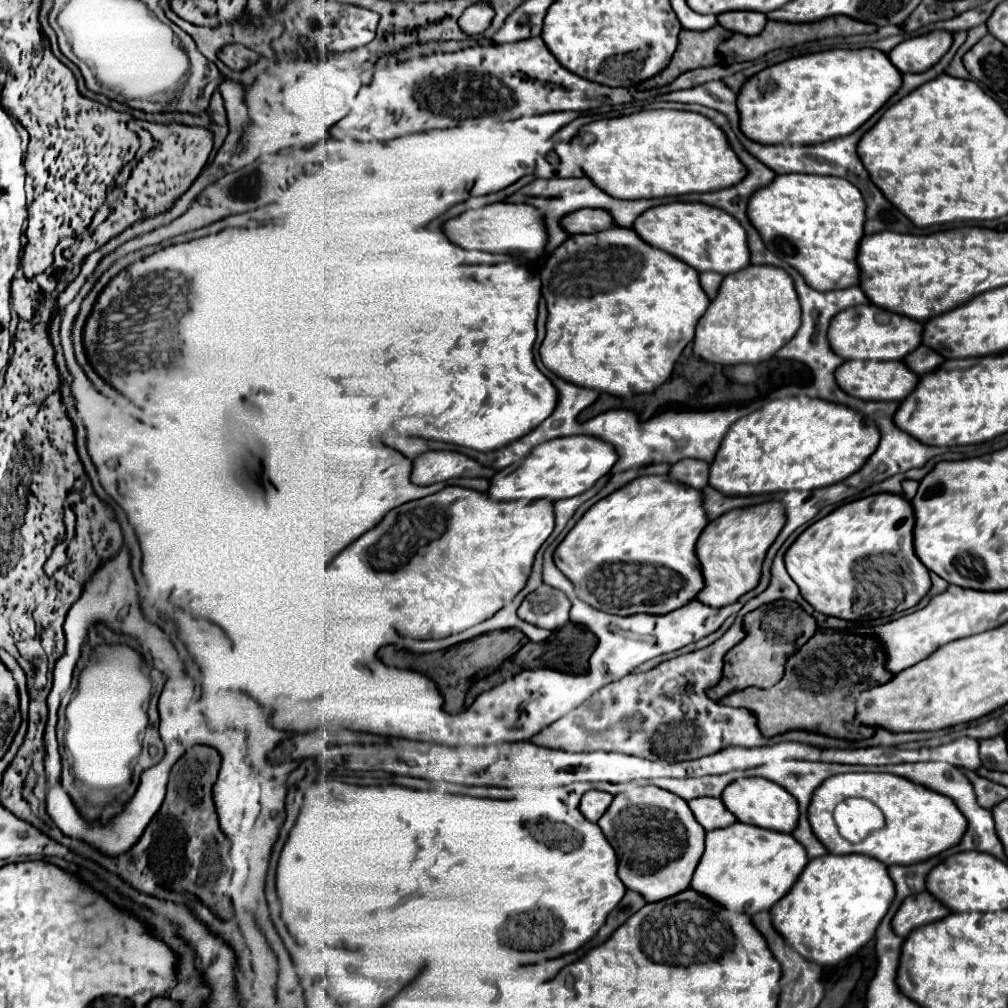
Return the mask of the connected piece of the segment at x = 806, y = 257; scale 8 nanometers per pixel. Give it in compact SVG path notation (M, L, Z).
M792 173L792 175L776 175L776 179L768 185L768 187L762 187L758 189L752 197L750 197L750 203L748 203L748 217L752 221L752 225L758 229L758 233L762 235L762 241L764 245L776 255L780 257L782 261L786 261L788 265L792 265L794 269L798 269L802 273L802 277L806 279L806 283L816 289L816 291L828 291L828 289L846 289L846 287L852 287L852 285L858 285L860 283L860 269L856 267L856 257L858 257L858 247L860 247L860 241L864 237L864 221L866 221L866 215L864 215L866 207L864 207L864 199L862 199L862 193L858 191L858 187L854 187L850 181L846 179L840 179L840 177L822 177L822 175L798 175L798 173Z

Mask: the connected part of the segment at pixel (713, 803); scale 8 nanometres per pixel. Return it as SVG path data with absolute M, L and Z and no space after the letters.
M700 797L700 799L692 799L690 809L696 817L696 821L706 829L722 829L728 827L732 823L736 823L736 817L726 809L724 801L718 797Z

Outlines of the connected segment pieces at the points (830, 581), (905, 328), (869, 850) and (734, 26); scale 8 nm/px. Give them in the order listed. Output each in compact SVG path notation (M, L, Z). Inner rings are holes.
M878 493L870 497L859 498L834 509L830 515L812 523L804 529L798 539L788 547L784 555L786 571L800 587L802 597L820 613L854 621L852 595L854 595L854 575L852 565L856 559L868 557L872 553L892 553L900 559L900 567L908 567L908 585L902 585L904 593L900 605L892 613L906 611L914 607L930 589L928 569L914 557L904 559L904 539L912 535L914 529L914 511L912 505L892 493Z
M872 303L850 307L832 319L830 345L832 349L844 359L874 359L874 361L890 361L890 359L904 359L908 351L914 351L920 345L920 331L924 325L916 319L880 309Z
M844 773L826 779L812 797L808 819L812 825L814 835L824 843L830 853L862 853L882 861L884 865L912 865L918 861L926 861L954 845L960 843L962 835L966 833L966 817L956 807L956 803L940 795L932 789L916 785L904 777L890 775L890 773ZM846 797L866 797L876 807L882 809L886 817L886 825L878 831L866 835L860 843L850 843L840 837L836 823L832 819L834 807Z
M728 11L724 15L718 15L718 25L724 25L732 33L742 33L742 35L756 35L764 29L766 25L766 15L756 13L756 11Z

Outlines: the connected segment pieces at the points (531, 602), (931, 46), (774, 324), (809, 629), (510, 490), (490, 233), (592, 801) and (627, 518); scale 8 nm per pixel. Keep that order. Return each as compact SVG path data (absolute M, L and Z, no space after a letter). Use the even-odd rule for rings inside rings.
M540 585L536 591L526 595L522 605L518 607L518 617L542 629L554 631L568 623L568 611L570 601L562 591Z
M932 31L902 41L888 53L888 57L902 73L922 73L932 65L936 65L940 57L950 49L950 45L952 45L952 33Z
M748 265L724 277L716 299L698 321L694 351L712 363L738 365L770 359L800 327L800 303L792 277L774 265Z
M776 601L774 605L770 603L762 605L750 611L750 615L742 619L742 623L746 637L724 655L724 669L720 683L708 687L708 697L714 701L720 701L724 695L730 695L746 687L760 687L760 689L774 687L784 675L786 659L794 651L798 651L808 641L808 637L812 637L818 629L814 617L810 617L806 611L800 611L800 607L790 601Z
M592 435L558 437L534 447L528 457L498 471L490 481L488 493L492 499L500 501L512 501L512 499L558 501L566 497L576 497L588 491L600 477L604 477L614 467L616 461L618 455L614 447L608 441L602 441L600 437Z
M494 203L480 209L470 209L444 225L448 239L464 249L478 249L486 253L508 253L522 259L544 257L544 247L548 243L548 231L542 211L528 207L528 203Z
M588 791L588 793L584 793L584 797L580 801L580 811L584 813L584 817L588 821L596 823L606 813L606 809L610 807L610 803L612 803L612 795L610 793Z
M644 475L592 505L556 547L554 563L574 583L576 595L598 611L622 617L636 613L664 615L690 603L704 587L694 549L706 525L702 491L672 483L668 475Z

